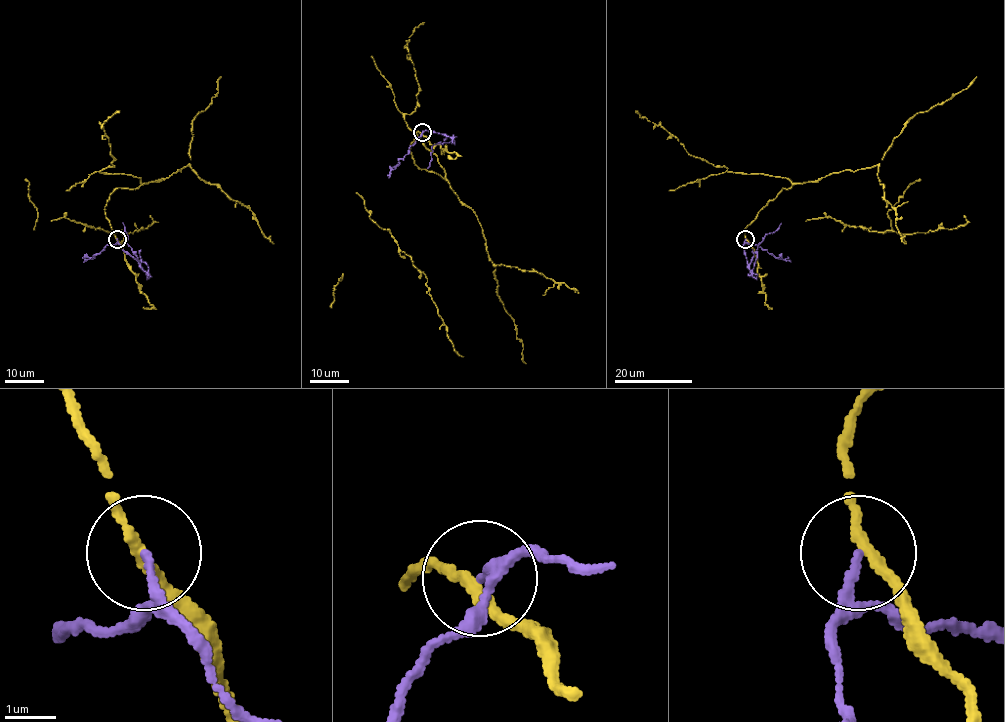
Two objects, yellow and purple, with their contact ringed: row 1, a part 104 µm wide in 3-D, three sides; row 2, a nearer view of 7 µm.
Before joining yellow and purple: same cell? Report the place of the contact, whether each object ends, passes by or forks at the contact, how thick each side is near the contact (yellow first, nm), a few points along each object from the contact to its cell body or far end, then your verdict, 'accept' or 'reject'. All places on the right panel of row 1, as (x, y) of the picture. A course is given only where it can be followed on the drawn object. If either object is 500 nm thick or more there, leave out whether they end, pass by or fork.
at (745, 239); yellow passes by; purple ends there; 200 nm thick on the yellow side, 160 nm on the other; yellow runs (746, 238), (745, 229), (782, 188), (878, 165), (908, 121), (965, 89), (976, 76); purple runs (746, 238), (745, 254), (751, 272), (757, 245), (781, 223); reject

